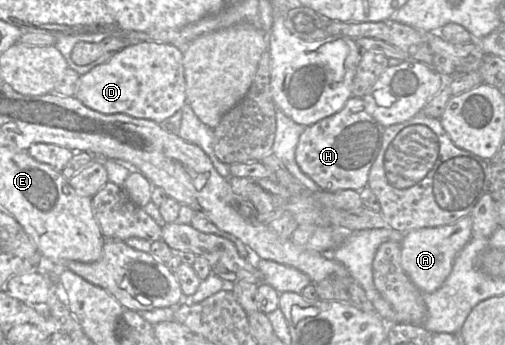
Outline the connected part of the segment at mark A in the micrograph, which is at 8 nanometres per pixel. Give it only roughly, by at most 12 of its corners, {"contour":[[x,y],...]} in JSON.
{"contour":[[472,218],[408,231],[402,268],[423,293],[447,279]]}

